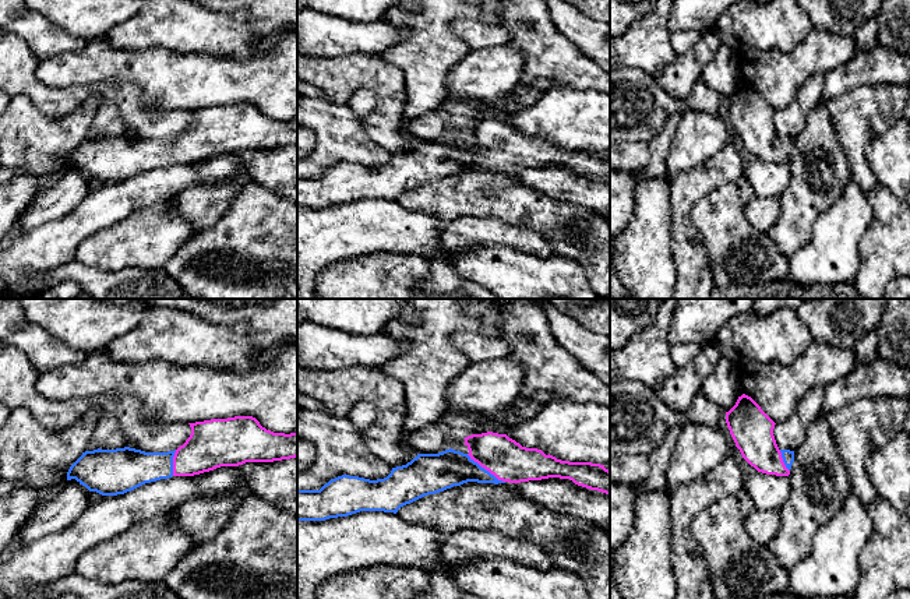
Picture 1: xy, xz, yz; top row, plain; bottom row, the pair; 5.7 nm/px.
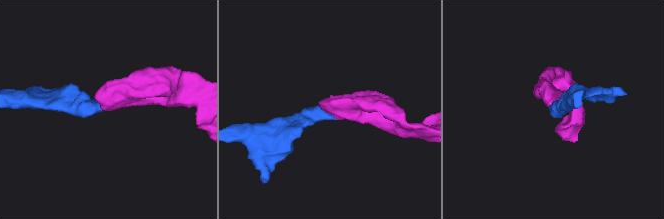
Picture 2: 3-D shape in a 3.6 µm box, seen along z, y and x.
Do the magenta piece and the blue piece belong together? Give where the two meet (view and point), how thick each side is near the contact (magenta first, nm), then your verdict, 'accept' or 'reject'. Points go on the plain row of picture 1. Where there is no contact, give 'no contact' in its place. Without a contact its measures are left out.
meets magenta in xz at (486, 157); 240 nm thick on the magenta side, 220 nm on the other; accept

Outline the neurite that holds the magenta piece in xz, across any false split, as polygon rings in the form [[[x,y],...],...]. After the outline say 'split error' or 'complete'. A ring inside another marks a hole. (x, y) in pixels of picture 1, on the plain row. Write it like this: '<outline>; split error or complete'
[[[493,119],[465,124],[469,140],[452,135],[438,141],[417,141],[410,149],[392,155],[384,166],[370,168],[342,162],[331,166],[320,177],[297,177],[297,208],[325,208],[348,204],[360,198],[384,198],[396,201],[398,197],[424,183],[435,182],[468,169],[477,170],[521,170],[549,165],[569,166],[575,172],[610,183],[610,158],[600,151],[569,149],[546,142],[542,137],[522,134],[507,121]]]; split error

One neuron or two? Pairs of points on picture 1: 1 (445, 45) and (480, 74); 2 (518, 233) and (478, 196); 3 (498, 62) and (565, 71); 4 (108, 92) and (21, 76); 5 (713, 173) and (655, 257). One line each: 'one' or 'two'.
1: two
2: two
3: two
4: one
5: two

